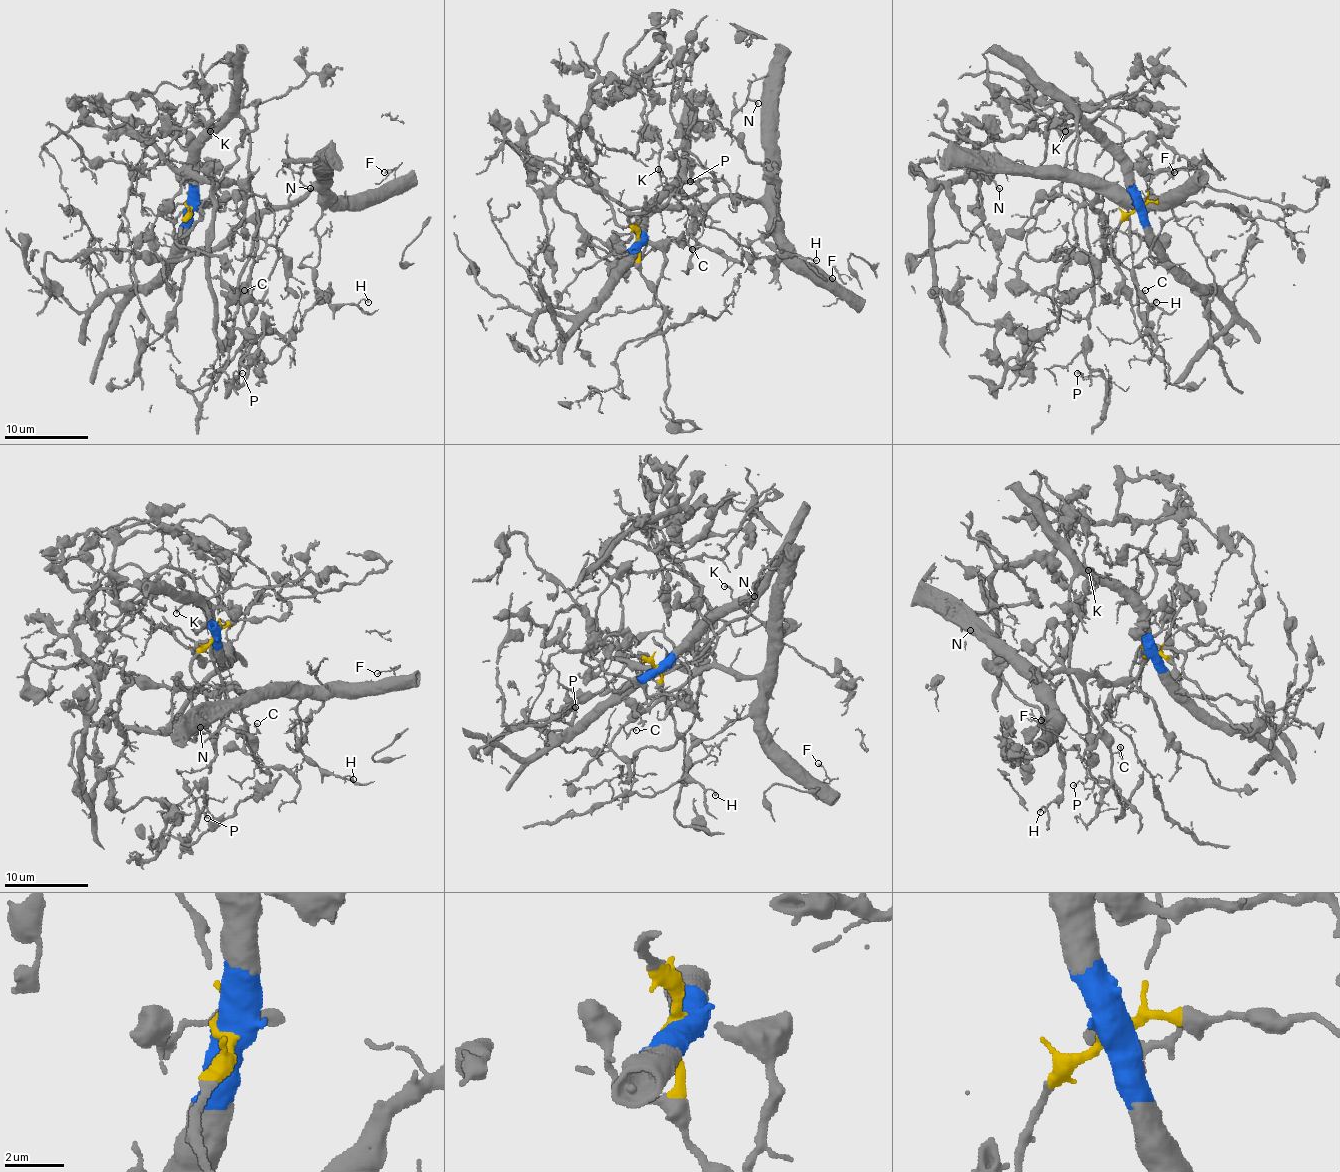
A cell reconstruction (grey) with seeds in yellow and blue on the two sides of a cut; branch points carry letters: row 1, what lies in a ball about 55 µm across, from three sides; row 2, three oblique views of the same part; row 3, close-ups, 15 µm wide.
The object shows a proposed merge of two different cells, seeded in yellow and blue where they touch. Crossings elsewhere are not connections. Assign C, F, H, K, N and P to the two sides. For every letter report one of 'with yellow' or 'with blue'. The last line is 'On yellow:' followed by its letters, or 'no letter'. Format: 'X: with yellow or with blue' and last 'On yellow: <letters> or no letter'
C: with yellow
F: with yellow
H: with yellow
K: with blue
N: with yellow
P: with blue
On yellow: C, F, H, N

